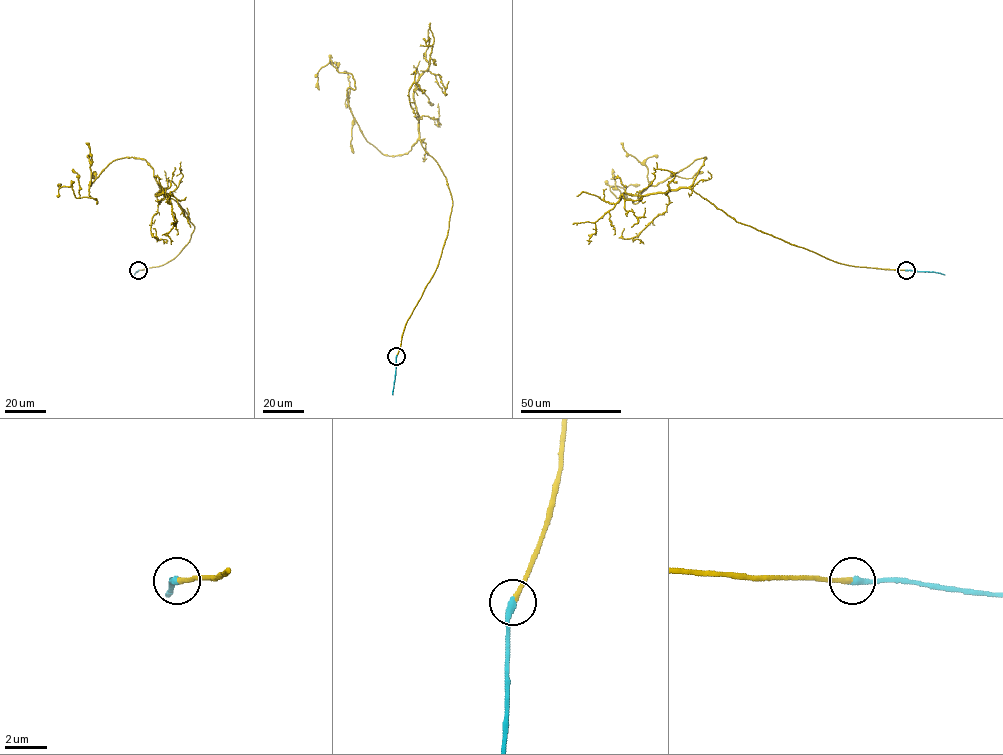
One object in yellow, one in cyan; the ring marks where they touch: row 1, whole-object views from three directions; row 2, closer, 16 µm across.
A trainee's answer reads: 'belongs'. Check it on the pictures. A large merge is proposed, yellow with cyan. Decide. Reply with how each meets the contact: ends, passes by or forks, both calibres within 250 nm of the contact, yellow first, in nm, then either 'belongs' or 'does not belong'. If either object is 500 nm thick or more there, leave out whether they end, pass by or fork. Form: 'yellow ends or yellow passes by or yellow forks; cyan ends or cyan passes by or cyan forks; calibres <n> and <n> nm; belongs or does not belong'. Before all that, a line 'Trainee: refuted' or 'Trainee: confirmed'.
Trainee: confirmed
yellow ends; cyan ends; calibres 240 and 340 nm; belongs

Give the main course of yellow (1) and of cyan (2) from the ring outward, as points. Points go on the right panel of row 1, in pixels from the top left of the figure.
1: (906, 270), (836, 262), (737, 222), (689, 187), (706, 157), (649, 185), (637, 203), (610, 188), (639, 185)
2: (906, 270), (944, 274)

